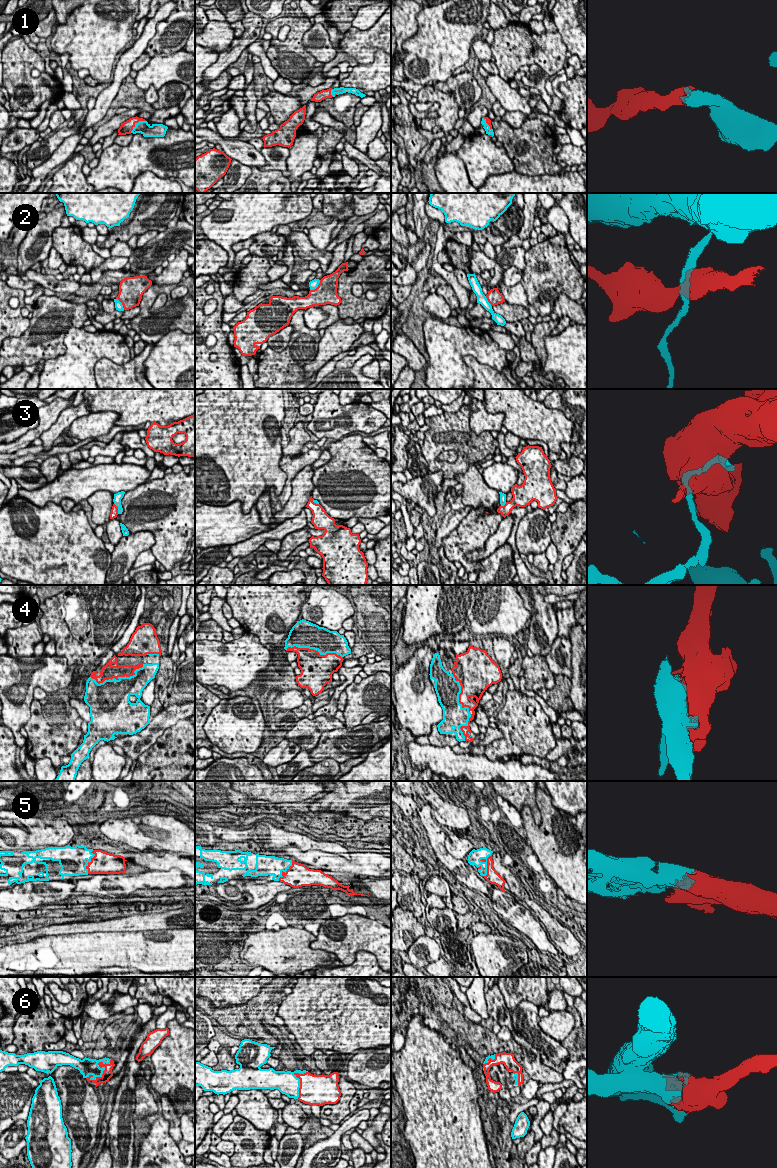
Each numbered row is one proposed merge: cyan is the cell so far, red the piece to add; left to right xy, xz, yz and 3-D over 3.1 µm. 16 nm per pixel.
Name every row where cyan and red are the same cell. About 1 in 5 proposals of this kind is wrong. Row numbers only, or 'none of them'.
1, 4, 5, 6

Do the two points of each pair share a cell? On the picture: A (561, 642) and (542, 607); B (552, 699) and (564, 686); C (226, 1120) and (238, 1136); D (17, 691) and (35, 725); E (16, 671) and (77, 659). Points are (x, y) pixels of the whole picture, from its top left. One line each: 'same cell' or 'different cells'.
A: different cells
B: same cell
C: different cells
D: different cells
E: different cells

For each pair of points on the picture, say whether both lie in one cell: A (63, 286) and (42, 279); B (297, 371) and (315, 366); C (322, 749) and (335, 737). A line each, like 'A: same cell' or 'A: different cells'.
A: same cell
B: different cells
C: same cell

